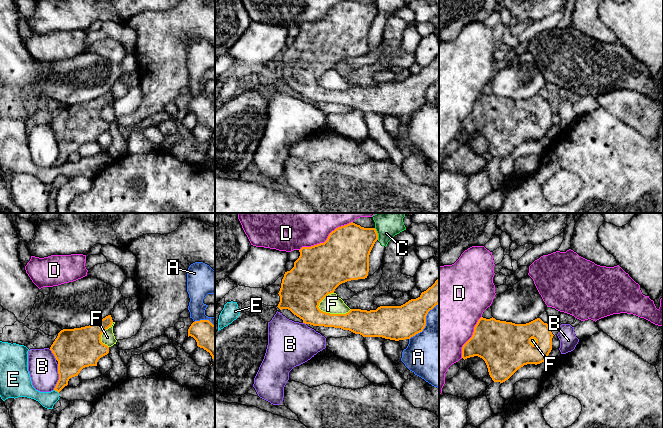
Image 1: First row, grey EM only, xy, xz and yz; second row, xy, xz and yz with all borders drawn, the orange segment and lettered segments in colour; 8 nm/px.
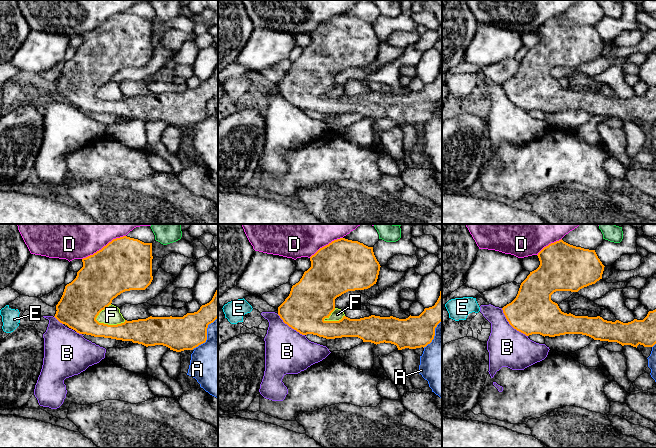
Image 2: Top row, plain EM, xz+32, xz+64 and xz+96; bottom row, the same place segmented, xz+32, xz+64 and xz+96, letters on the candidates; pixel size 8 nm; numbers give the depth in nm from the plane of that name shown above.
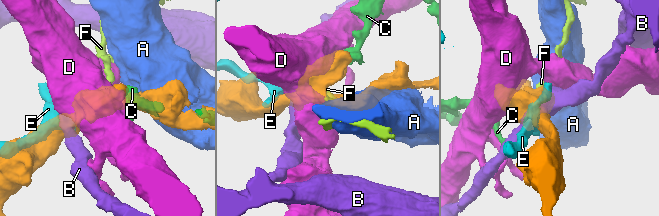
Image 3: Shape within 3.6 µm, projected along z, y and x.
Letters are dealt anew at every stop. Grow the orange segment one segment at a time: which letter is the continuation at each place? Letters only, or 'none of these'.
none of these

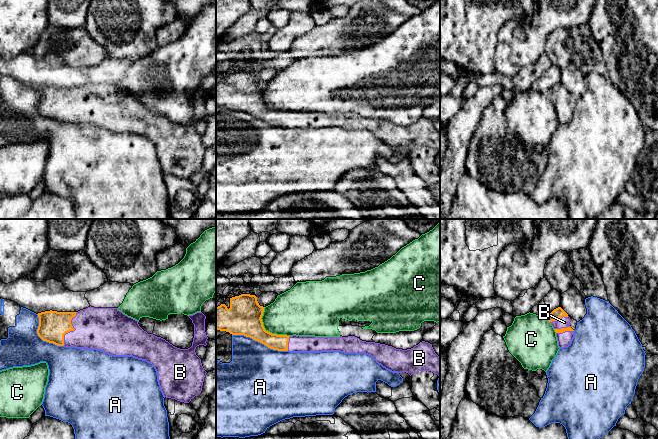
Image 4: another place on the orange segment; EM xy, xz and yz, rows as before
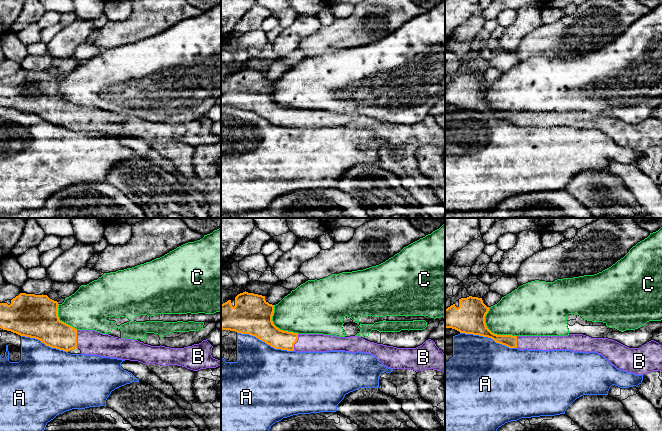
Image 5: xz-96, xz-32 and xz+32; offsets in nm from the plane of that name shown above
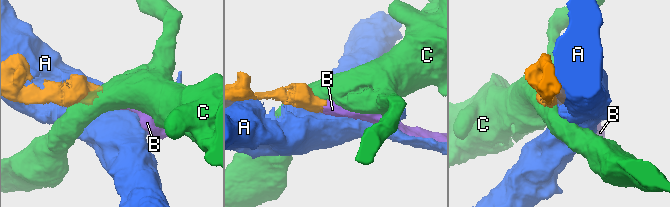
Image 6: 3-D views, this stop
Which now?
B

